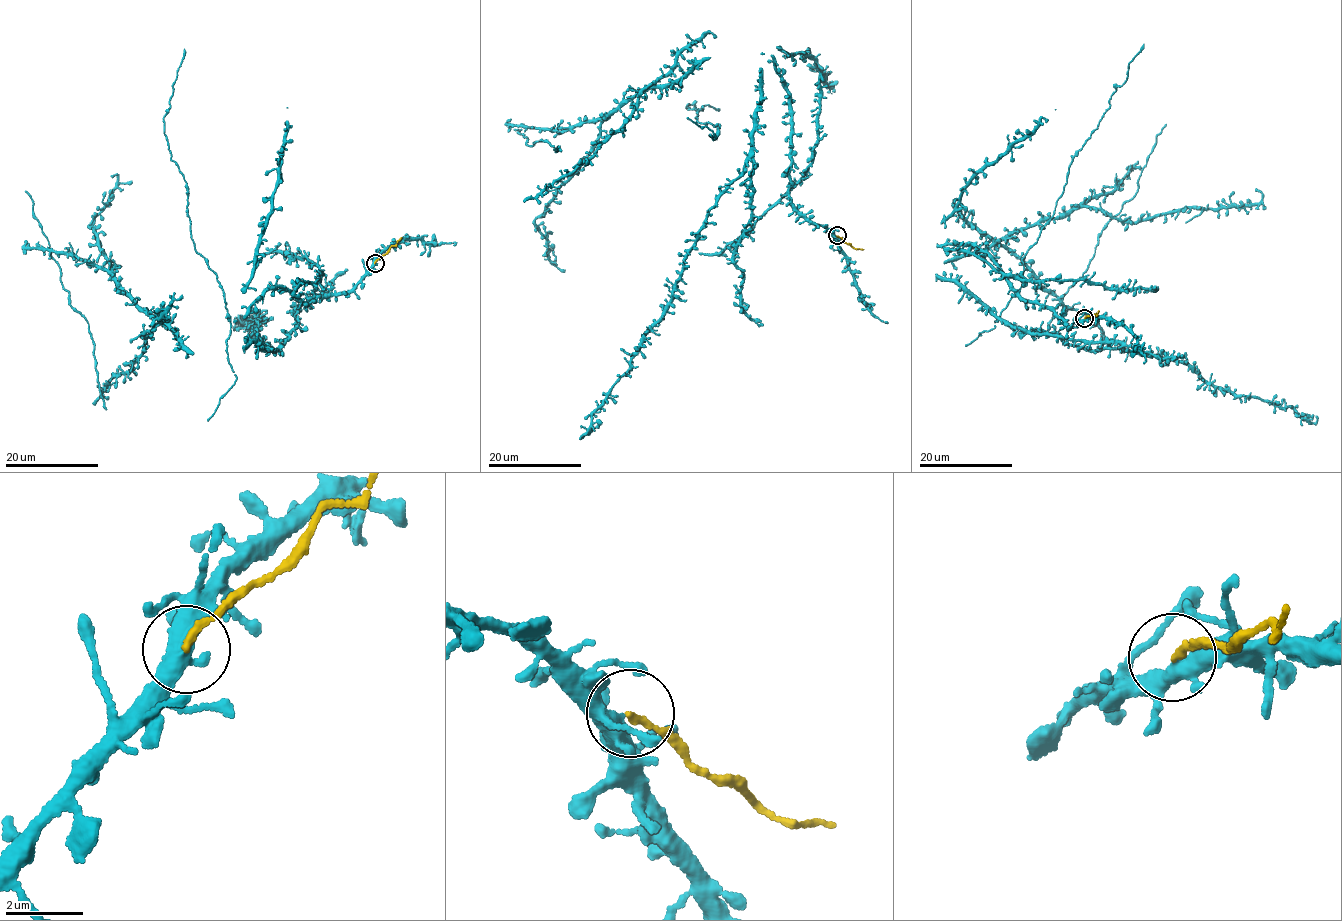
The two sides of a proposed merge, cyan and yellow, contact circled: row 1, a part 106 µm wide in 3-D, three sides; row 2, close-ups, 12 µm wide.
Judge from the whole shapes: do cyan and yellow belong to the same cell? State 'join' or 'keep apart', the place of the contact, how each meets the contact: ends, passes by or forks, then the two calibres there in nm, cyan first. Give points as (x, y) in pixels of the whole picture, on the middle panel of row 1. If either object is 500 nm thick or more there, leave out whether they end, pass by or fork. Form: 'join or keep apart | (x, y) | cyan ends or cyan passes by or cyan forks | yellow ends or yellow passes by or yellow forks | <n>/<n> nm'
keep apart | (837, 235) | cyan passes by | yellow ends | 400/170 nm

